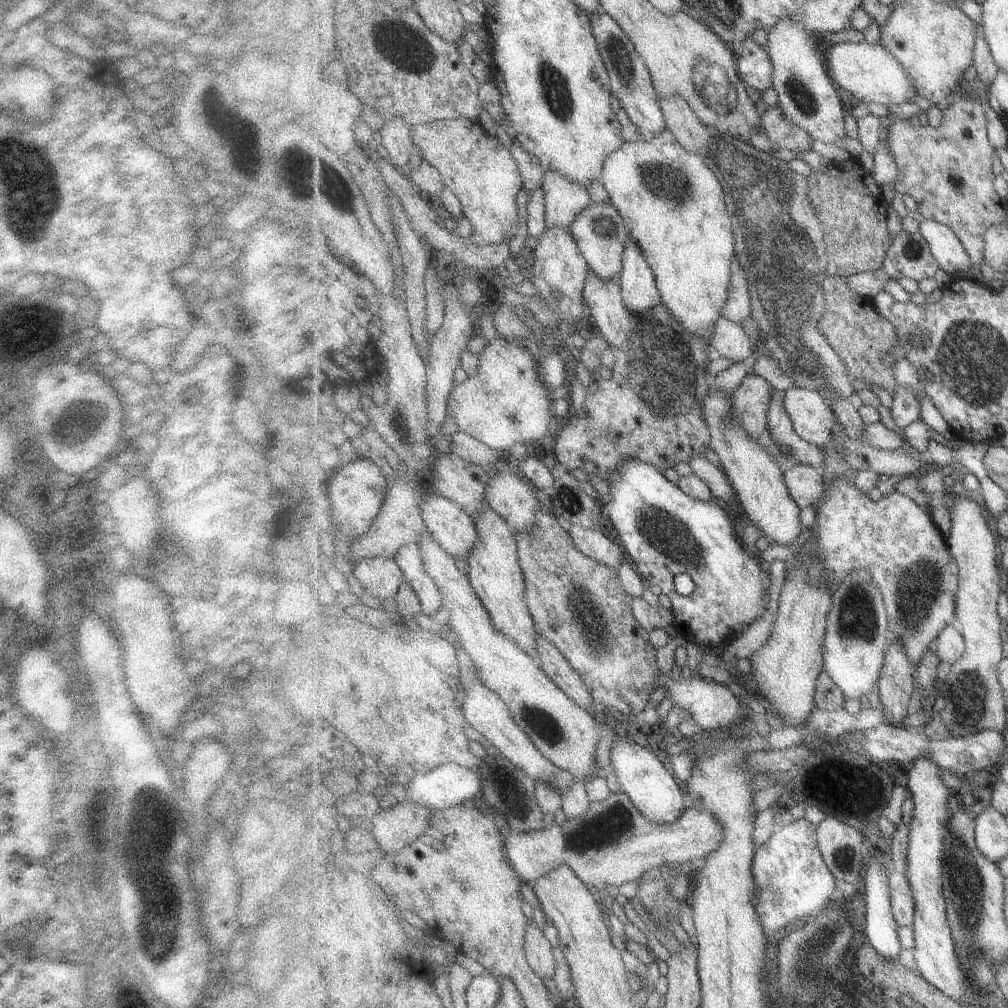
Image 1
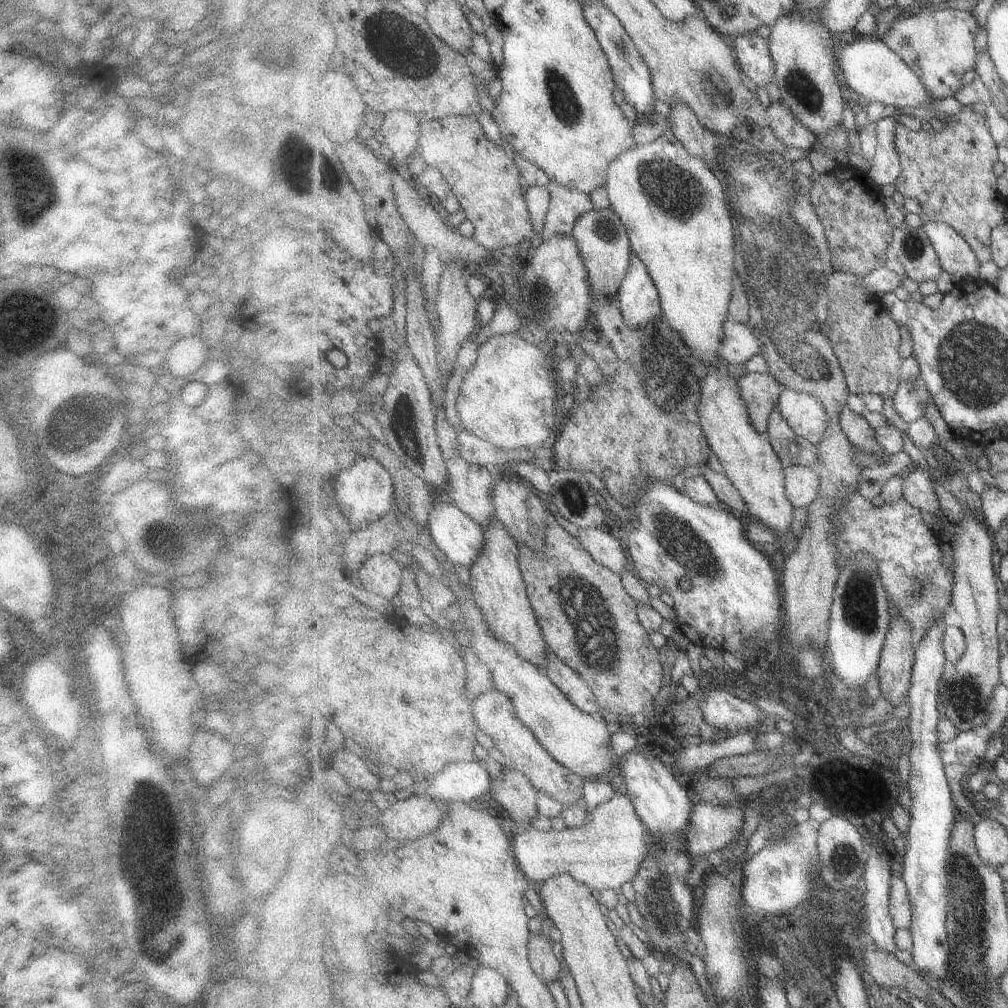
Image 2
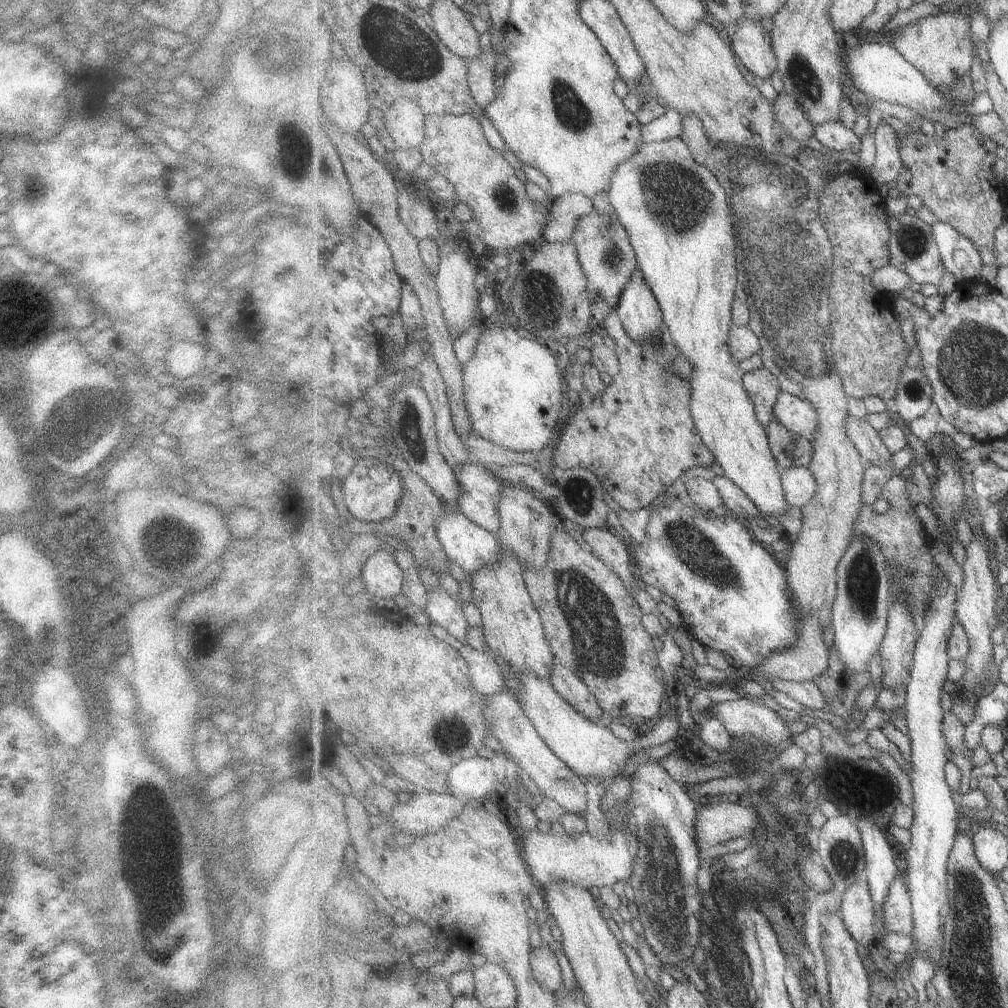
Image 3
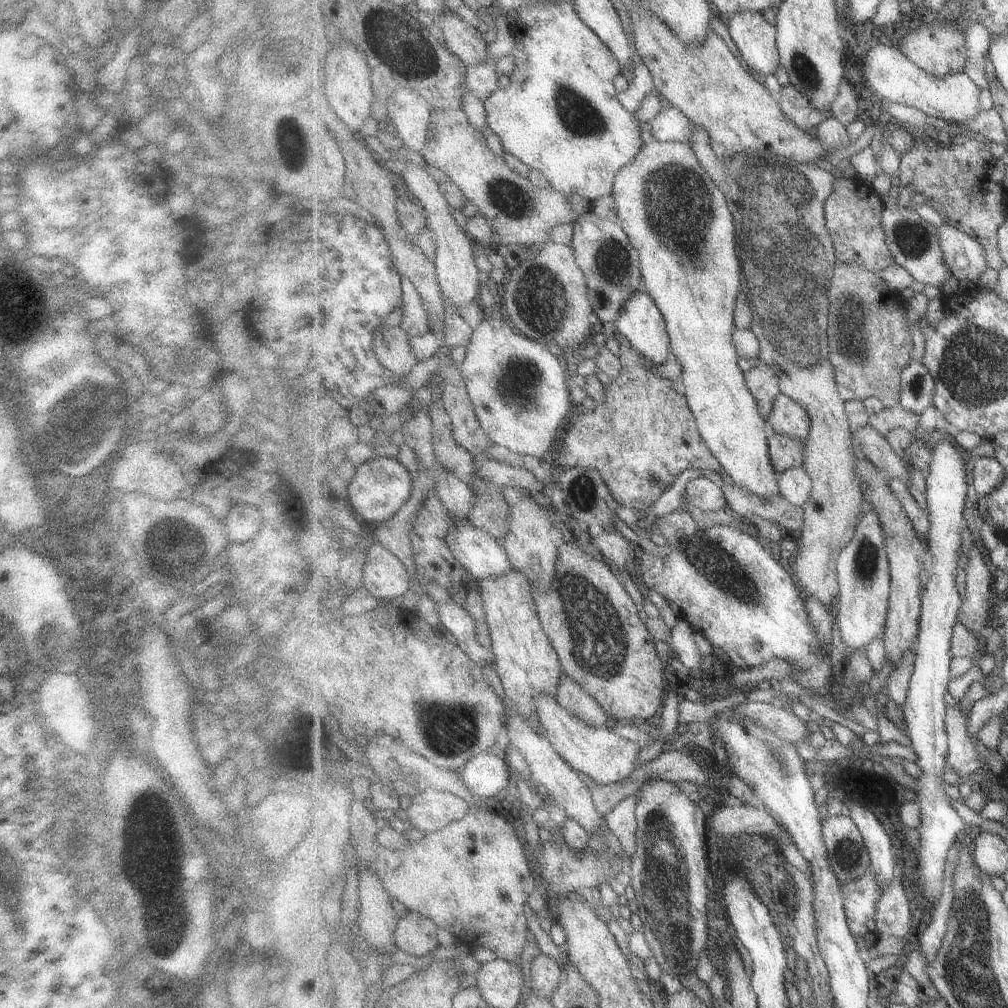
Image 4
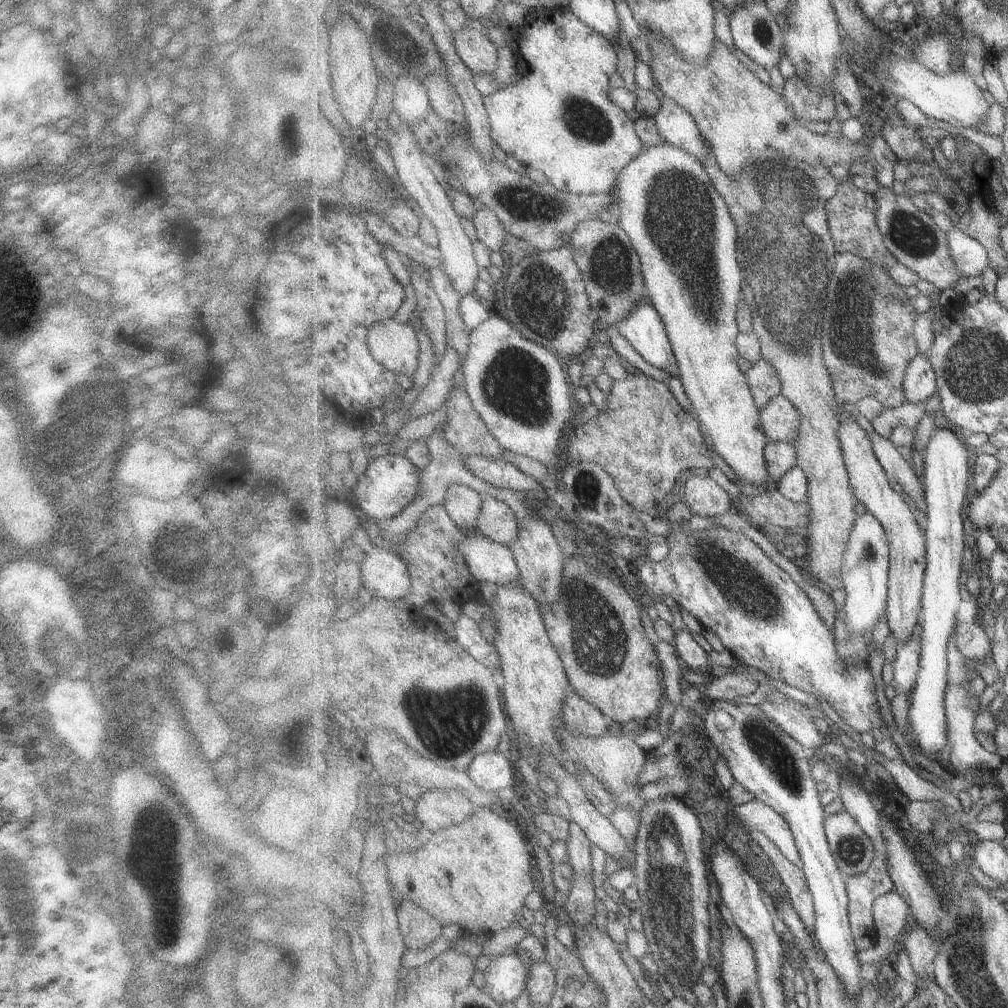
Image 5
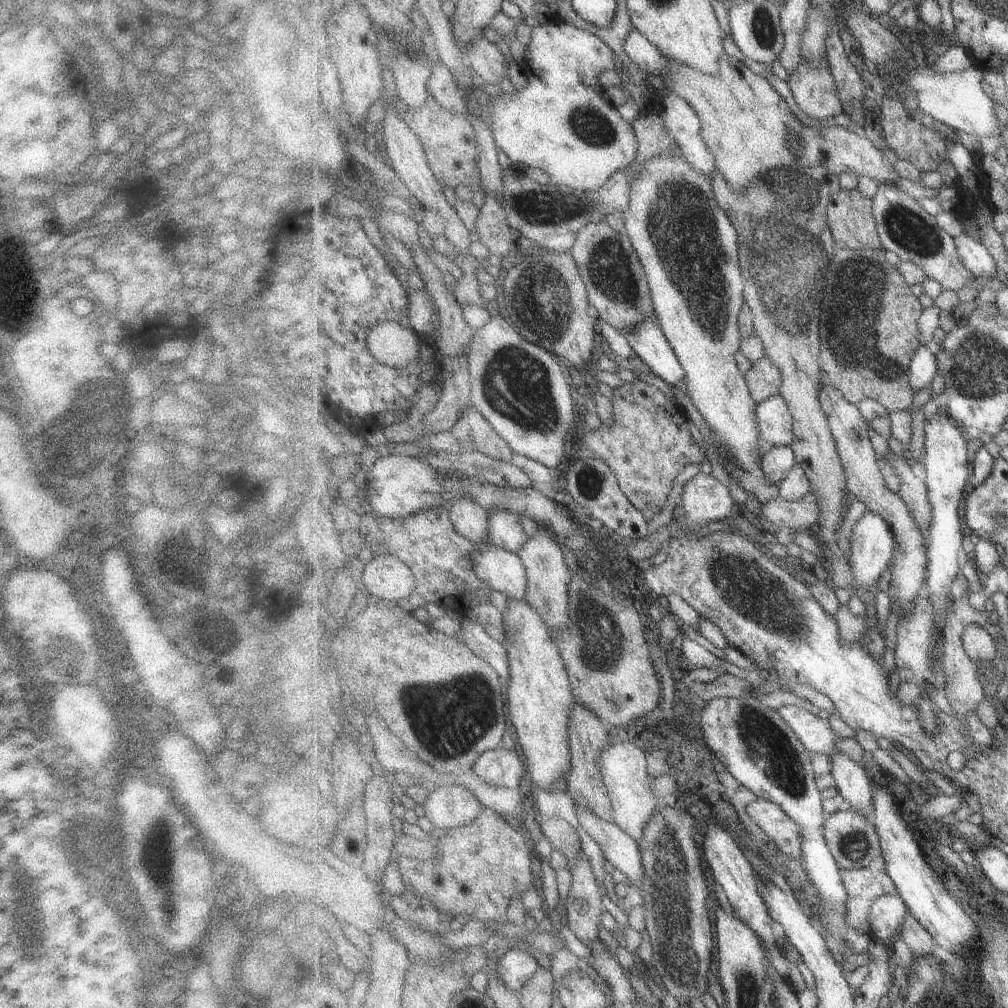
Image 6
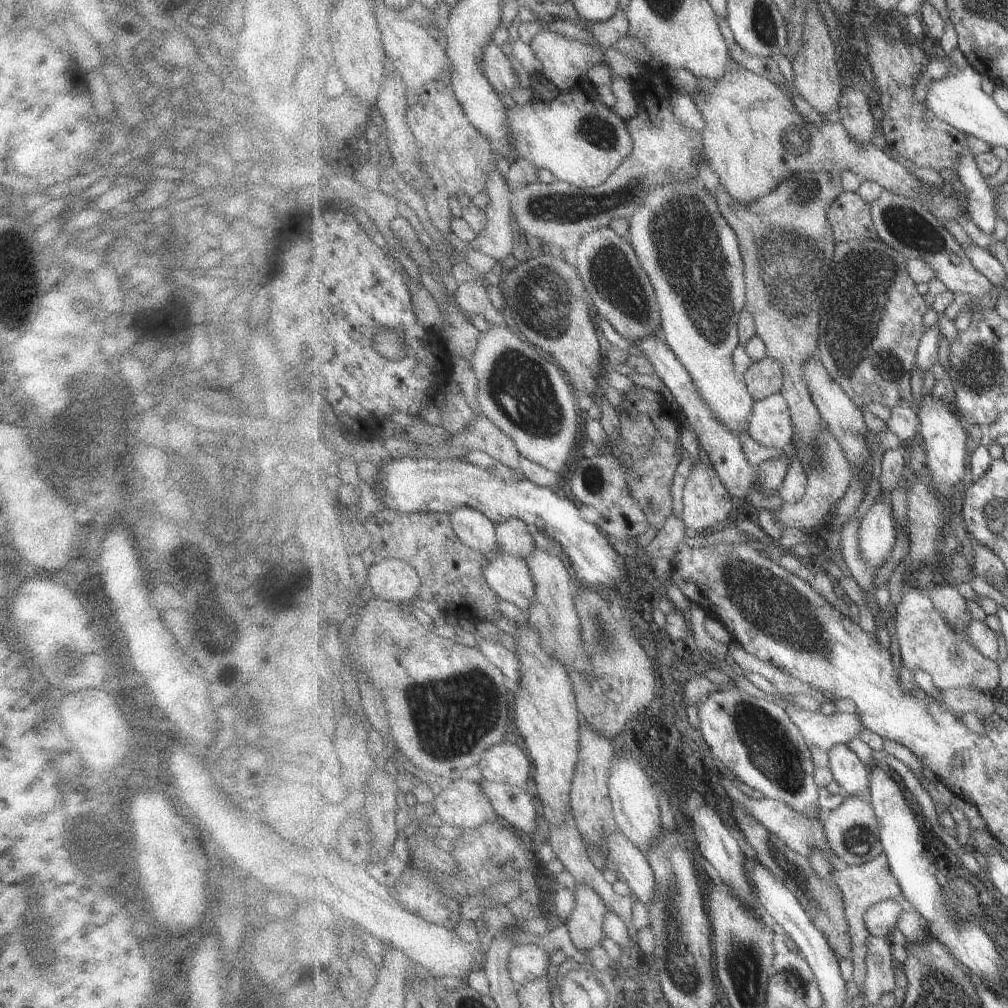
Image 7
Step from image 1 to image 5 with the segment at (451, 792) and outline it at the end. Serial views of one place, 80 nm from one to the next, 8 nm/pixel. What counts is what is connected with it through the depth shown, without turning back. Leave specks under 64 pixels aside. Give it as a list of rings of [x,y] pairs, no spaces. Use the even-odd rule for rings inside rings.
[[[497,751],[480,754],[466,771],[475,784],[487,792],[505,793],[517,782],[517,766]]]

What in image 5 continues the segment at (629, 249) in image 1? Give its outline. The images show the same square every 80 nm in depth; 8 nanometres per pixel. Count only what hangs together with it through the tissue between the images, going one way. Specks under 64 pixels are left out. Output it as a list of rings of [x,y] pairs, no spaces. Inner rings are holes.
[[[649,299],[641,300],[629,316],[616,325],[650,365],[668,372],[674,378],[681,376],[664,319]]]

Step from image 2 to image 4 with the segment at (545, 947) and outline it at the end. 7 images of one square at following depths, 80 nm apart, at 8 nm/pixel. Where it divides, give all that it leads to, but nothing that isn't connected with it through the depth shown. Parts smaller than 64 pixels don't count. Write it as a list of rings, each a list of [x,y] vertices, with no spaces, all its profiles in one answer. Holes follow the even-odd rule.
[[[539,952],[530,964],[530,986],[536,995],[549,999],[561,980],[562,966],[557,961]]]

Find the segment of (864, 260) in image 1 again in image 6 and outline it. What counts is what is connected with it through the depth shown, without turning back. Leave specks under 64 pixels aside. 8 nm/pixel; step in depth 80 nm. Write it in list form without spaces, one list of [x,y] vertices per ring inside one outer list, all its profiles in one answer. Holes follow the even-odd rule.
[[[842,188],[833,196],[828,206],[828,223],[832,226],[838,247],[855,250],[883,249],[872,206],[873,201],[861,194],[858,189],[848,191]]]

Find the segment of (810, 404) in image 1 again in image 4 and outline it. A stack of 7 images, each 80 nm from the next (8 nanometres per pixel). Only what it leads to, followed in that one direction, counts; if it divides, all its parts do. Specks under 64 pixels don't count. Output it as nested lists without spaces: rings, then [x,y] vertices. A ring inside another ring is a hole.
[[[783,393],[776,398],[773,410],[766,420],[775,433],[793,438],[805,439],[811,430],[811,418],[806,408]]]

